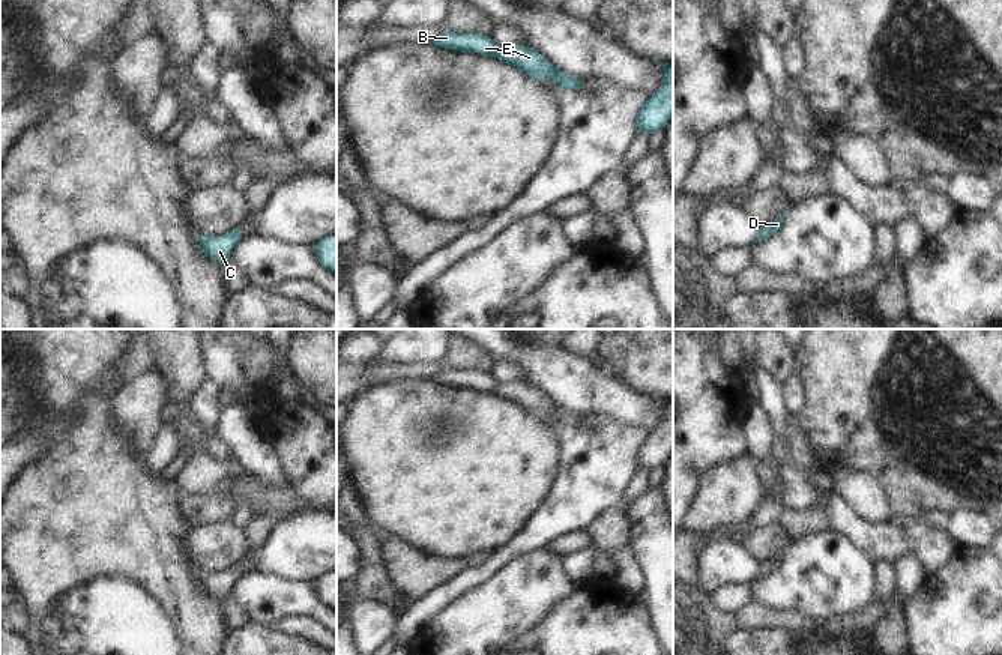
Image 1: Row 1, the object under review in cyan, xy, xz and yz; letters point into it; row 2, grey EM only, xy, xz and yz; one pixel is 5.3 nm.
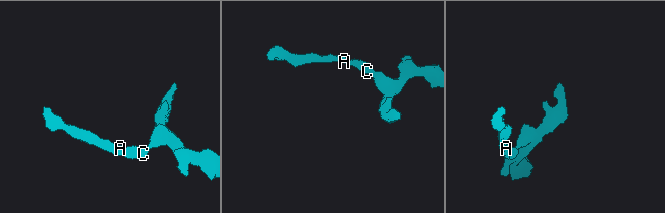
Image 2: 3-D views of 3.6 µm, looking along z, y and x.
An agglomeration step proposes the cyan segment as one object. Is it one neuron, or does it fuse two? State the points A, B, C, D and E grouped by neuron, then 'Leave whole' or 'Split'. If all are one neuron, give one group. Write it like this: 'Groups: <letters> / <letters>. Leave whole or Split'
Groups: A B C D E. Leave whole

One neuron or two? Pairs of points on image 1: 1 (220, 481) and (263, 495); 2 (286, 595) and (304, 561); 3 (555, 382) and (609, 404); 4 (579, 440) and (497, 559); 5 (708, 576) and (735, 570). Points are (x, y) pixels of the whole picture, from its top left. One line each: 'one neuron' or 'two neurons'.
1: one neuron
2: two neurons
3: one neuron
4: one neuron
5: one neuron

